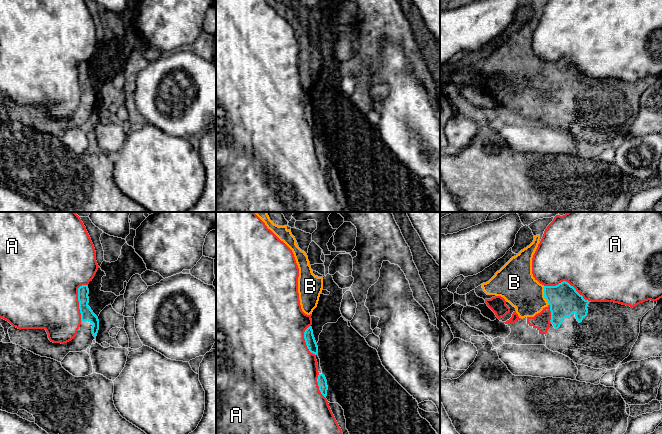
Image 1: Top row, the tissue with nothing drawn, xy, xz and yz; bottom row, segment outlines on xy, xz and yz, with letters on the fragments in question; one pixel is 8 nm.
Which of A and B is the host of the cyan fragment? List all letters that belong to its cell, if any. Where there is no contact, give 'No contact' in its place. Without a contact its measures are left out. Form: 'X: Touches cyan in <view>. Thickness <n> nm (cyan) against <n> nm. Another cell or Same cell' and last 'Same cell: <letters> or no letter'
A: Touches cyan in yz. Thickness 240 nm (cyan) against 500 nm. Another cell
B: Touches cyan in yz. Thickness 240 nm (cyan) against 300 nm. Same cell
Same cell: B

